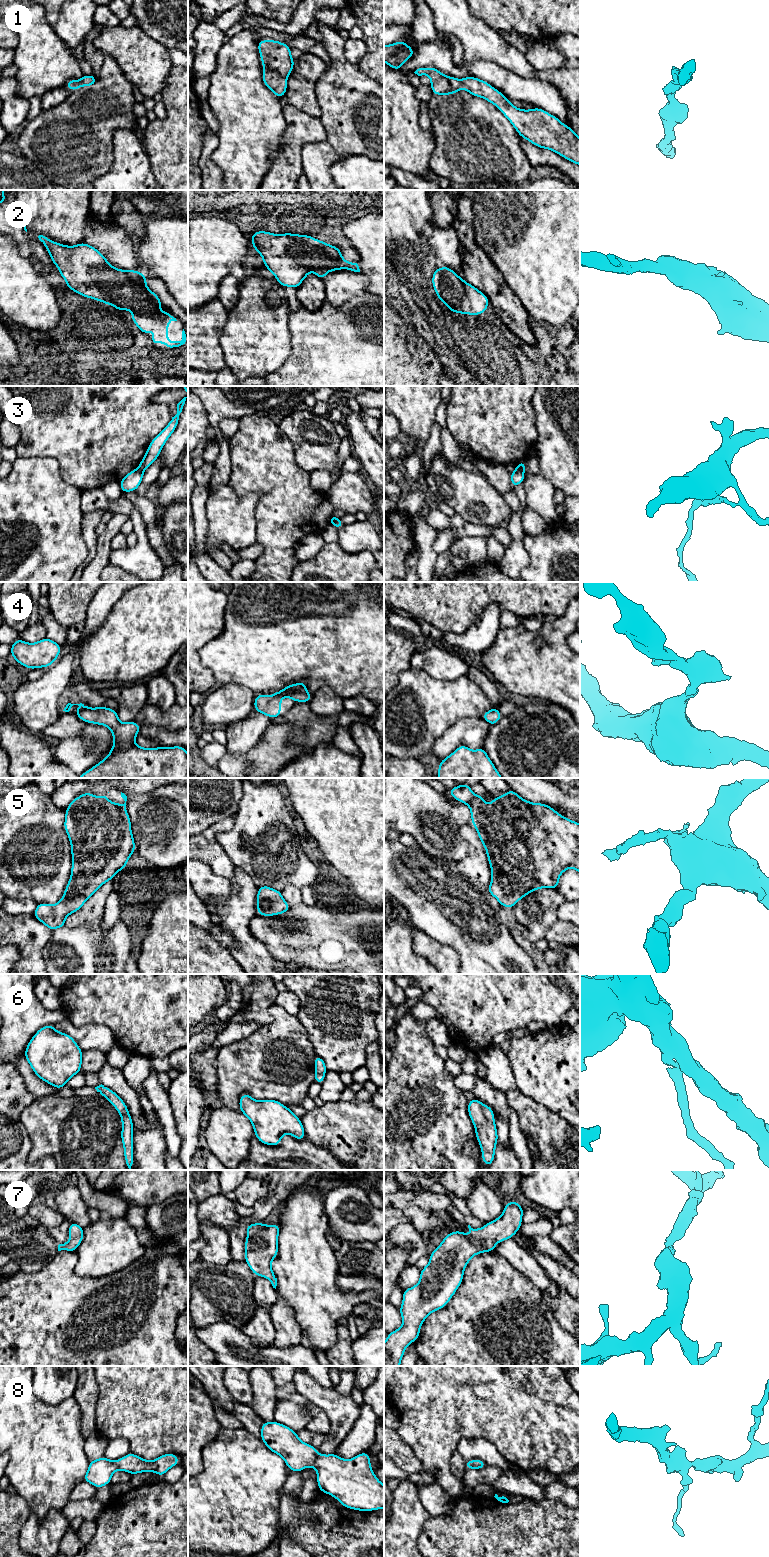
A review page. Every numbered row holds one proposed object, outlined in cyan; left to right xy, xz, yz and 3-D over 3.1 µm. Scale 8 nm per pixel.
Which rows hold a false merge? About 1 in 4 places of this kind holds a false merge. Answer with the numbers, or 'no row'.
3

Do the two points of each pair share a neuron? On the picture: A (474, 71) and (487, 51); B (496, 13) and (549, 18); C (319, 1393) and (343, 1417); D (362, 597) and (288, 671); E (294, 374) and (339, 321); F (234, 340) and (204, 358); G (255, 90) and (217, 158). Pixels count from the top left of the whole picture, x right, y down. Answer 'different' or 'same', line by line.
A: different
B: same
C: same
D: same
E: same
F: different
G: same

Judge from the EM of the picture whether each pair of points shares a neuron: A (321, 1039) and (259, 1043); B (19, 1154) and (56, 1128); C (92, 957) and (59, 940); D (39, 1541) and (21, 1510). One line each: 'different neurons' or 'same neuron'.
A: different neurons
B: different neurons
C: same neuron
D: different neurons

